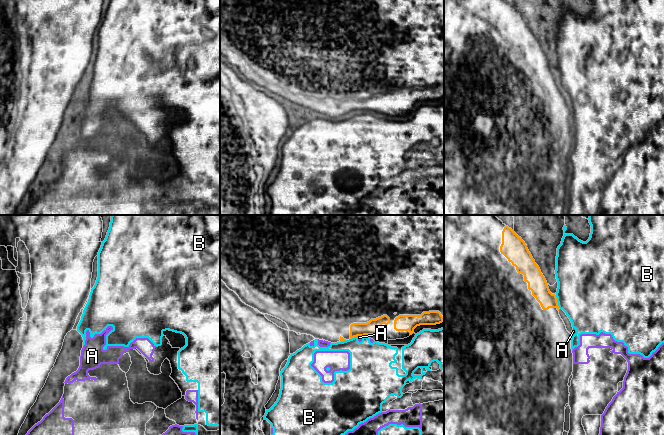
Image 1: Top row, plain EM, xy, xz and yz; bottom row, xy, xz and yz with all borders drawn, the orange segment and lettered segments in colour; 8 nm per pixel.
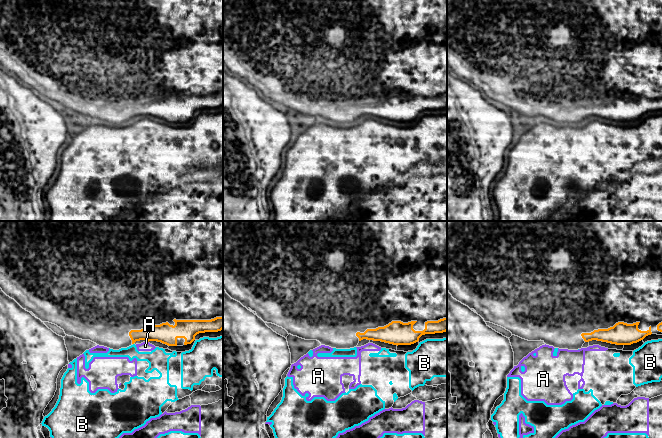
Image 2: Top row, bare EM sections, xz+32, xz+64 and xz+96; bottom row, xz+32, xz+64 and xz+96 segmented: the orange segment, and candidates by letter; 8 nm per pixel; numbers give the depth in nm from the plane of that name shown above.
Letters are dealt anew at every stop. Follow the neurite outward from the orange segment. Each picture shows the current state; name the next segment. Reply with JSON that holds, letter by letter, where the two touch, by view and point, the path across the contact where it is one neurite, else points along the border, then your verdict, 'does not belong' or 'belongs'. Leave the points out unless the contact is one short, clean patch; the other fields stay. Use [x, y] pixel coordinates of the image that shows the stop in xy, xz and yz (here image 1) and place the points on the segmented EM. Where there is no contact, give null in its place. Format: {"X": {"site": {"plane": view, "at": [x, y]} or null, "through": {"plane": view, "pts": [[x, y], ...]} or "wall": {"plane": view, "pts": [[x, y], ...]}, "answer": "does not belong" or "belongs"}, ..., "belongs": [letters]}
{"A": {"site": {"plane": "xz", "at": [360, 335]}, "wall": {"plane": "xz", "pts": [[358, 335], [361, 336]]}, "answer": "does not belong"}, "B": {"site": {"plane": "yz", "at": [556, 301]}, "answer": "does not belong"}, "belongs": []}

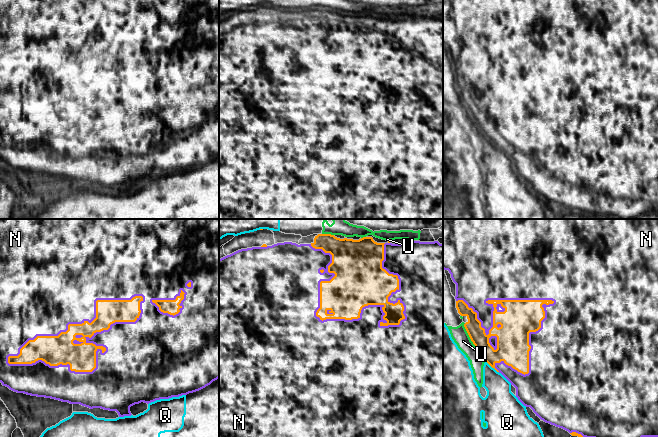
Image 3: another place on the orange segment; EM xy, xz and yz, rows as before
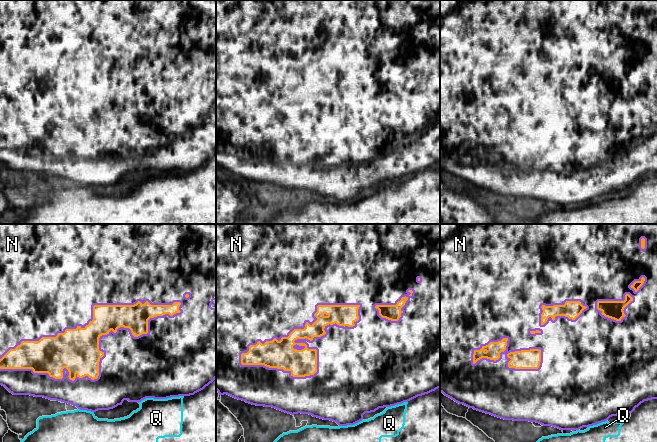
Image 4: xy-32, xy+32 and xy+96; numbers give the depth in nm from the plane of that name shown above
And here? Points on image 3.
{"N": {"site": {"plane": "xy", "at": [77, 324]}, "answer": "belongs"}, "Q": {"site": {"plane": "yz", "at": [492, 367]}, "answer": "does not belong"}, "U": {"site": {"plane": "yz", "at": [472, 341]}, "answer": "does not belong"}, "belongs": ["N"]}

